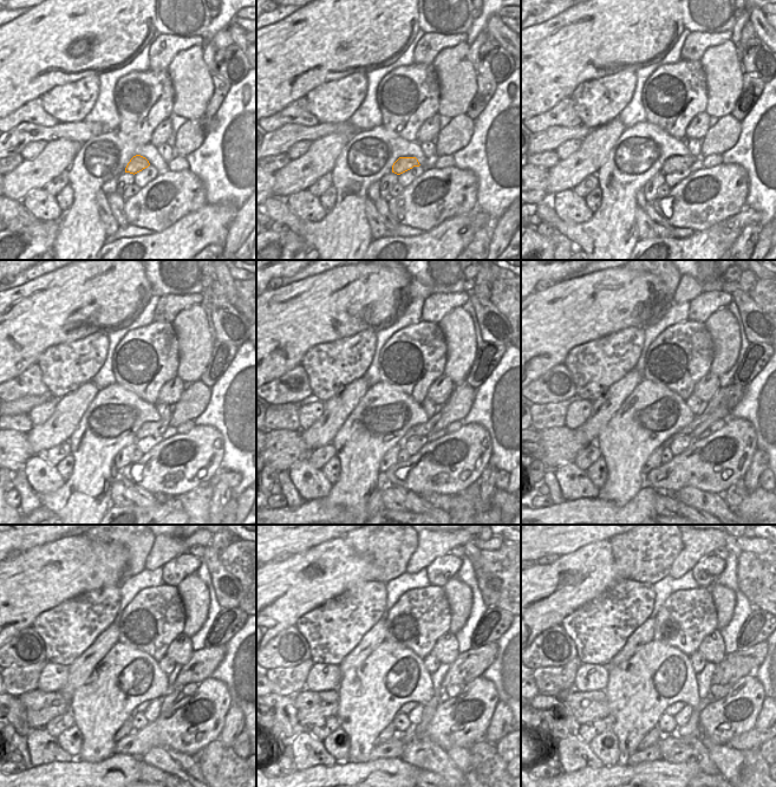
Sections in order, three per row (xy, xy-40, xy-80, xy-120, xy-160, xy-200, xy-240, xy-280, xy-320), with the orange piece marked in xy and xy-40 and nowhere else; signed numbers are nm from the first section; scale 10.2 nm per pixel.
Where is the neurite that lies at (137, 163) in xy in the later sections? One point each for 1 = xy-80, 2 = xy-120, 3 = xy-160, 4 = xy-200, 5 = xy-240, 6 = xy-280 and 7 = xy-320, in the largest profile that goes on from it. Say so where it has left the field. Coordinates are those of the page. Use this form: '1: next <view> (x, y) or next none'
1: next xy-80 (676, 163)
2: next xy-120 (147, 429)
3: next xy-160 (424, 429)
4: next xy-200 (729, 396)
5: next xy-240 (202, 663)
6: next xy-280 (470, 664)
7: next xy-320 (743, 662)

